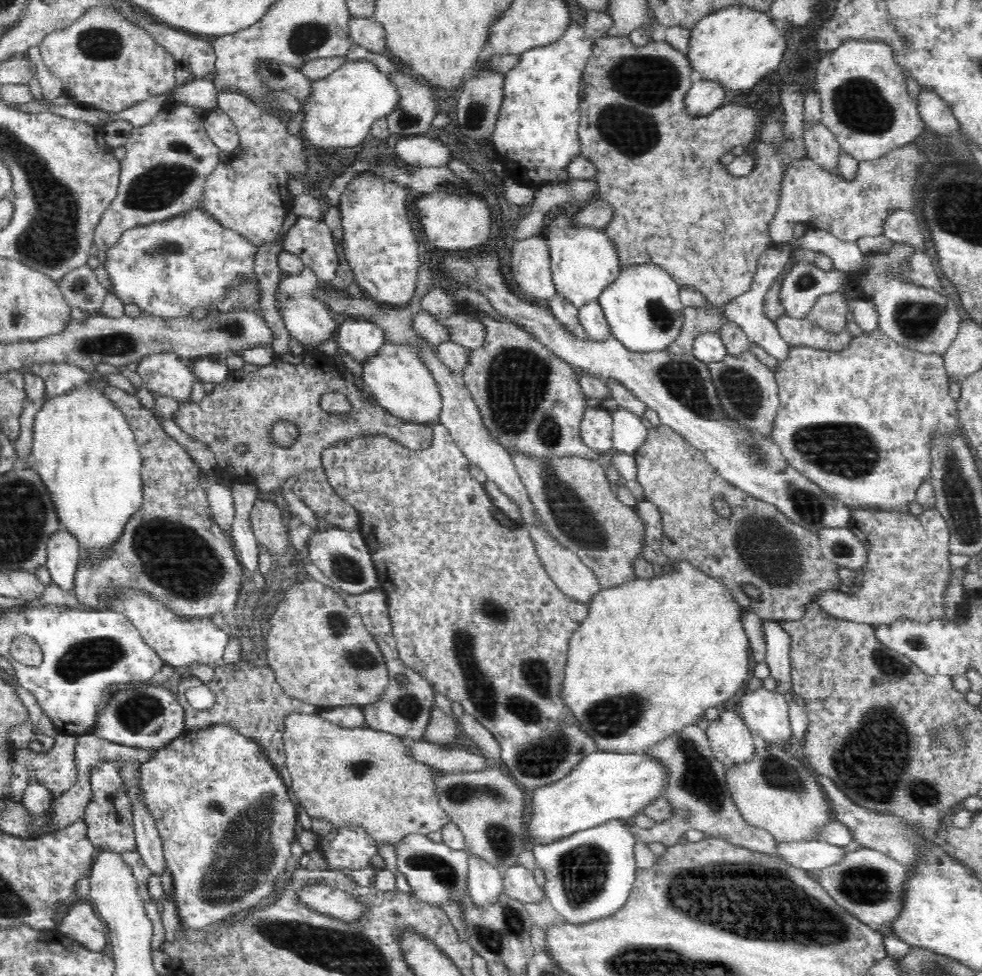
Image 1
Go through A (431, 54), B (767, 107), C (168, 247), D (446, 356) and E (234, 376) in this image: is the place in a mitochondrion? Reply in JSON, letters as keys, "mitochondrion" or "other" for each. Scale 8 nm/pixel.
{"A":"other","B":"other","C":"mitochondrion","D":"other","E":"other"}

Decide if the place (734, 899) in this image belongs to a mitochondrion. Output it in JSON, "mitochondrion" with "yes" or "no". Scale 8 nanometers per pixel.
{"mitochondrion":"yes"}

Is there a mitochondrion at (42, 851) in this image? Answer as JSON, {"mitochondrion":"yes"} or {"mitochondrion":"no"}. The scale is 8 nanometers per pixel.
{"mitochondrion":"no"}

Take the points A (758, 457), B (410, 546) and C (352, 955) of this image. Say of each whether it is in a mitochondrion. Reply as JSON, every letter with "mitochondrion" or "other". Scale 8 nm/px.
{"A":"mitochondrion","B":"other","C":"mitochondrion"}

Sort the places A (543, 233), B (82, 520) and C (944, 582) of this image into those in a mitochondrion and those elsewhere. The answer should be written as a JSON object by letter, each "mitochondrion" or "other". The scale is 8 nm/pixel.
{"A":"other","B":"other","C":"other"}

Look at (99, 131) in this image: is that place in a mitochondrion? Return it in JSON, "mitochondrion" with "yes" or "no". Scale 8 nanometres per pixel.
{"mitochondrion":"no"}

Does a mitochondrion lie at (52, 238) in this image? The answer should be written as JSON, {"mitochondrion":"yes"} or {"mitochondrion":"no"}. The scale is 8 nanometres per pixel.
{"mitochondrion":"yes"}

